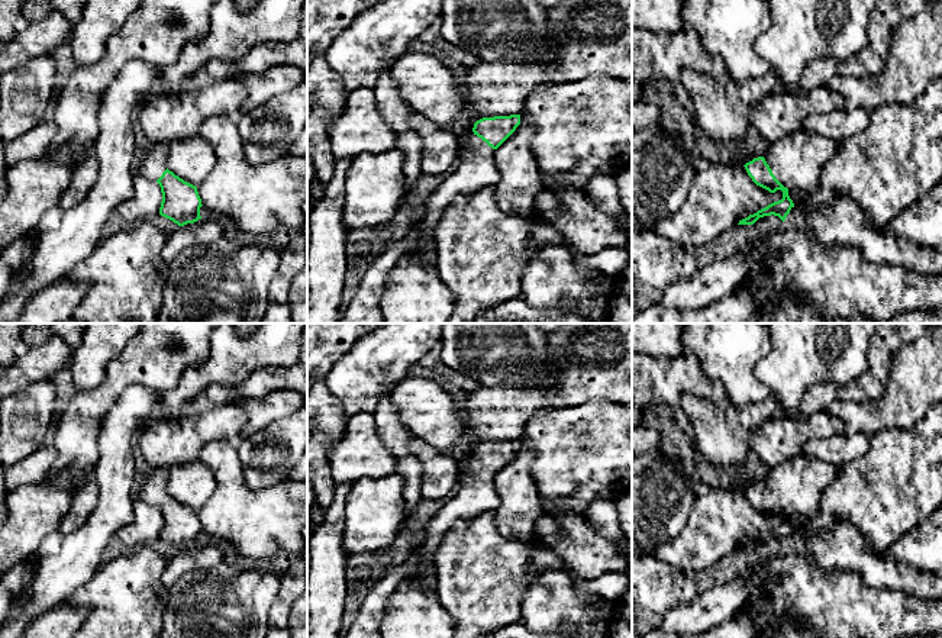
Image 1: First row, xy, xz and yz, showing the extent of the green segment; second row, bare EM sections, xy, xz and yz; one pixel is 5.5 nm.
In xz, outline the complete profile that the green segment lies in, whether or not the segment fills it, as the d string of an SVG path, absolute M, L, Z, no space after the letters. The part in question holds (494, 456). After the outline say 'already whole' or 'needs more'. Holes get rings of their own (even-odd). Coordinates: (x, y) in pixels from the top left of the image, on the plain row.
M520 439L483 442L474 448L474 460L461 471L457 496L428 522L422 542L370 587L343 638L383 638L387 603L409 579L420 581L428 593L436 593L435 555L443 536L458 521L472 519L500 505L494 476L519 450Z; needs more

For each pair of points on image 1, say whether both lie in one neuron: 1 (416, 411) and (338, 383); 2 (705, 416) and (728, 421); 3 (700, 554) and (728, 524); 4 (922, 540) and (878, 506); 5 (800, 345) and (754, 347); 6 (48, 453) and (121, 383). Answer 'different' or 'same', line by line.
1: different
2: same
3: same
4: different
5: different
6: different

